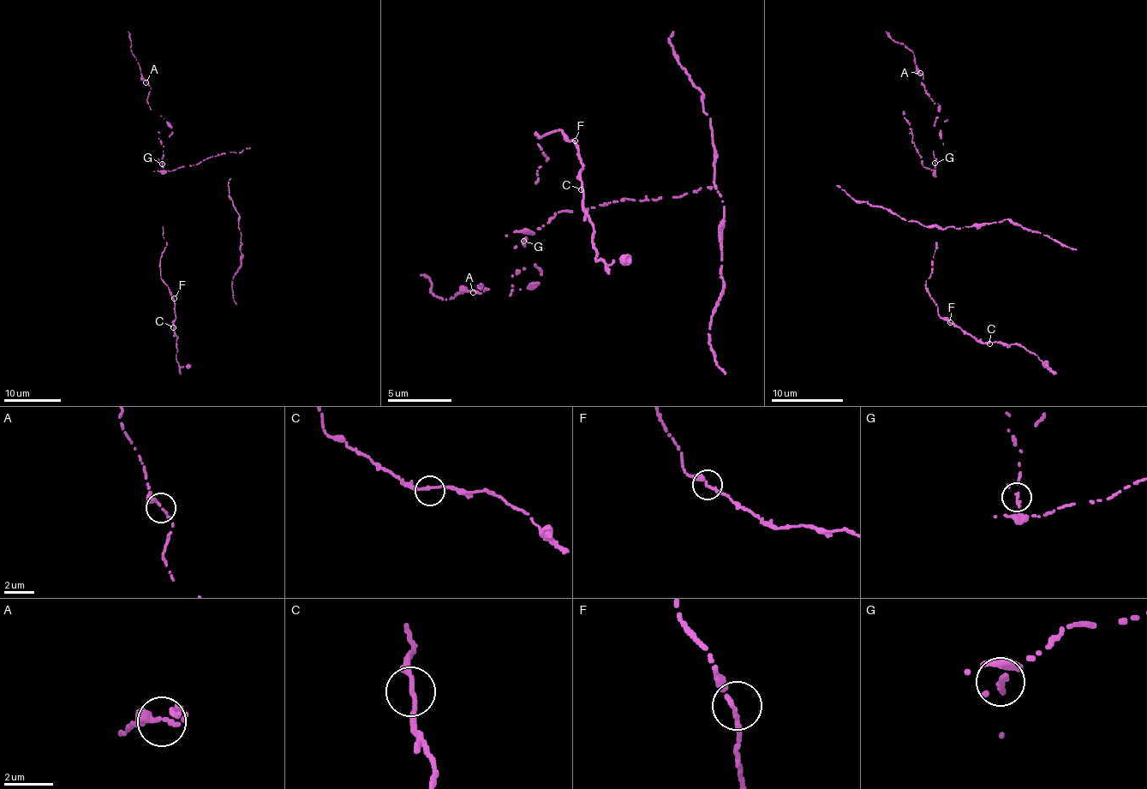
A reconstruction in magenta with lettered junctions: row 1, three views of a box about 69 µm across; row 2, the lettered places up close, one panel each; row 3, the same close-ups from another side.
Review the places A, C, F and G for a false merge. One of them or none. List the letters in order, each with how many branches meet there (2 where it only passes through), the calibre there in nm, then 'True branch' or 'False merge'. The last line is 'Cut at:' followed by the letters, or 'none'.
A: Branches: 2. Thickness 200 nm. True branch
C: Branches: 2. Thickness 180 nm. True branch
F: Branches: 2. Thickness 190 nm. True branch
G: Branches: 2. Thickness 170 nm. False merge
Cut at: G

